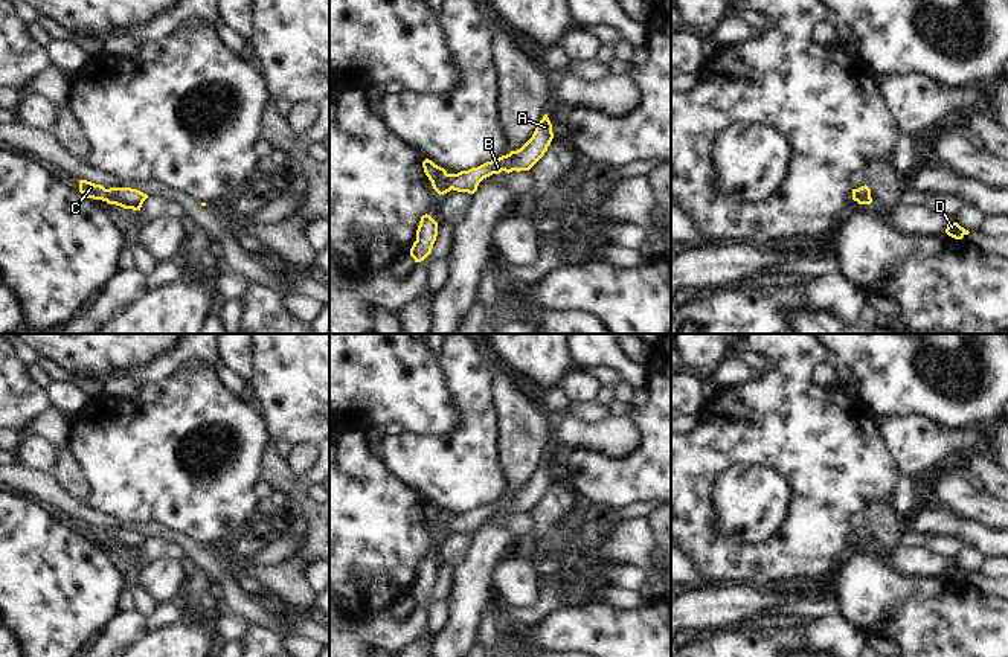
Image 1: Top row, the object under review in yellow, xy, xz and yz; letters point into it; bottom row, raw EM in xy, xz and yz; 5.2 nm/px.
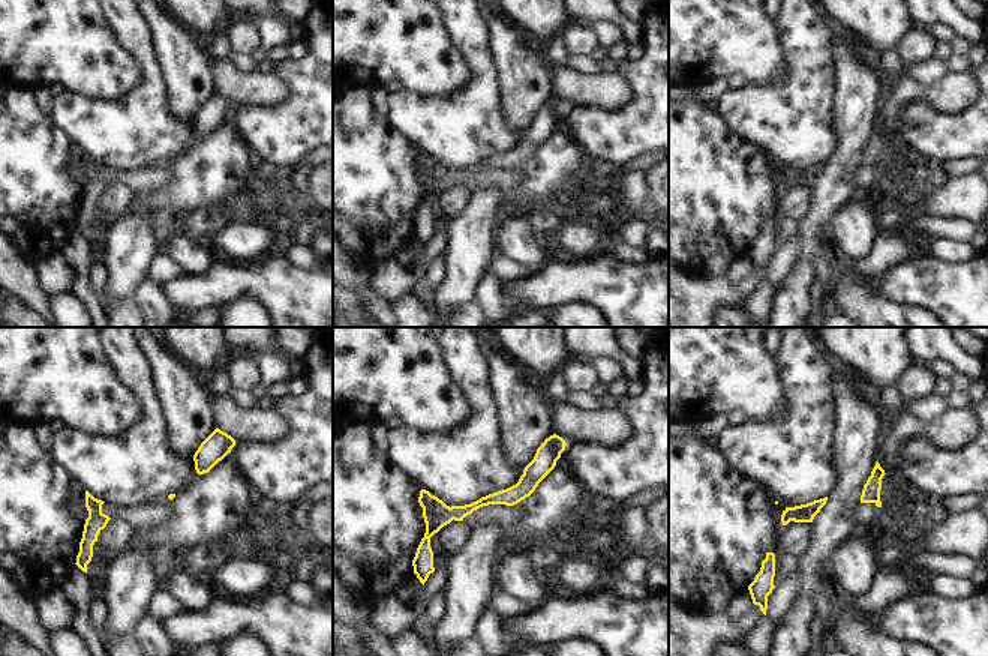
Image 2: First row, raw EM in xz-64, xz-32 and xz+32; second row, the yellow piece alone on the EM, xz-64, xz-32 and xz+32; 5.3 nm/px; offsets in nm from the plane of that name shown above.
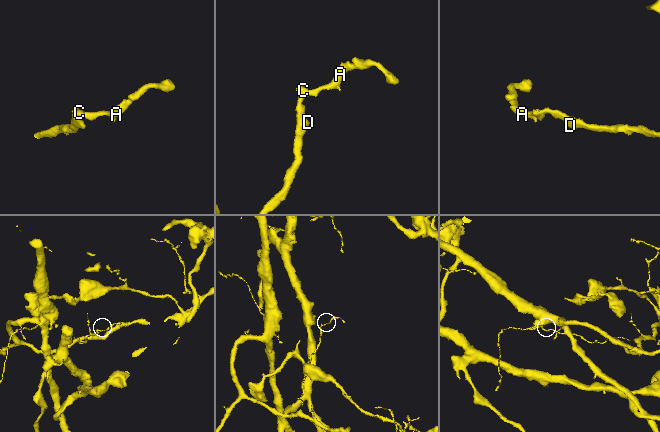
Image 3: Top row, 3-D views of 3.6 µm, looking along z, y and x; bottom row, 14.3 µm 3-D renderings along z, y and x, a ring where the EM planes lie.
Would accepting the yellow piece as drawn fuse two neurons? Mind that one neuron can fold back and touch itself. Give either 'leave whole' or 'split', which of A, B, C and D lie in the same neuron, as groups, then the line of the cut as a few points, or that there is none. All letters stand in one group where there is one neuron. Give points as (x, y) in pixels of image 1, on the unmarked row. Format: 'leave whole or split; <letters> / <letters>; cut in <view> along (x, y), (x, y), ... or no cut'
leave whole; A B C D; no cut

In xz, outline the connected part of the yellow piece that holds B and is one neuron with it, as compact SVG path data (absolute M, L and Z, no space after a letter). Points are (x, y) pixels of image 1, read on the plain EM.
M544 456L532 479L517 492L511 492L506 497L457 515L448 515L444 509L435 506L429 500L422 503L422 509L439 537L444 537L451 530L474 535L479 524L493 515L500 515L502 512L508 515L512 512L529 512L544 497L552 480L552 465L547 456Z

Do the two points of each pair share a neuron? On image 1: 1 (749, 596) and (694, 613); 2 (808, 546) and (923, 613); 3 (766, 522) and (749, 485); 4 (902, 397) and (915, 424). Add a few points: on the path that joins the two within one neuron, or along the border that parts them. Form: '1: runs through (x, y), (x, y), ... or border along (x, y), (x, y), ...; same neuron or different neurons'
1: runs through (735, 601), (708, 607); same neuron
2: border along (853, 541), (844, 557); different neurons
3: runs through (760, 512), (749, 502), (749, 494); same neuron
4: border along (876, 416), (923, 413), (946, 424); different neurons

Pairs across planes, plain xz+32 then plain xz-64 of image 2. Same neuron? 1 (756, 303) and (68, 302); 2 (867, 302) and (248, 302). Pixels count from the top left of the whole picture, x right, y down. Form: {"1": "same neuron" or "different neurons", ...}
{"1": "same neuron", "2": "same neuron"}

